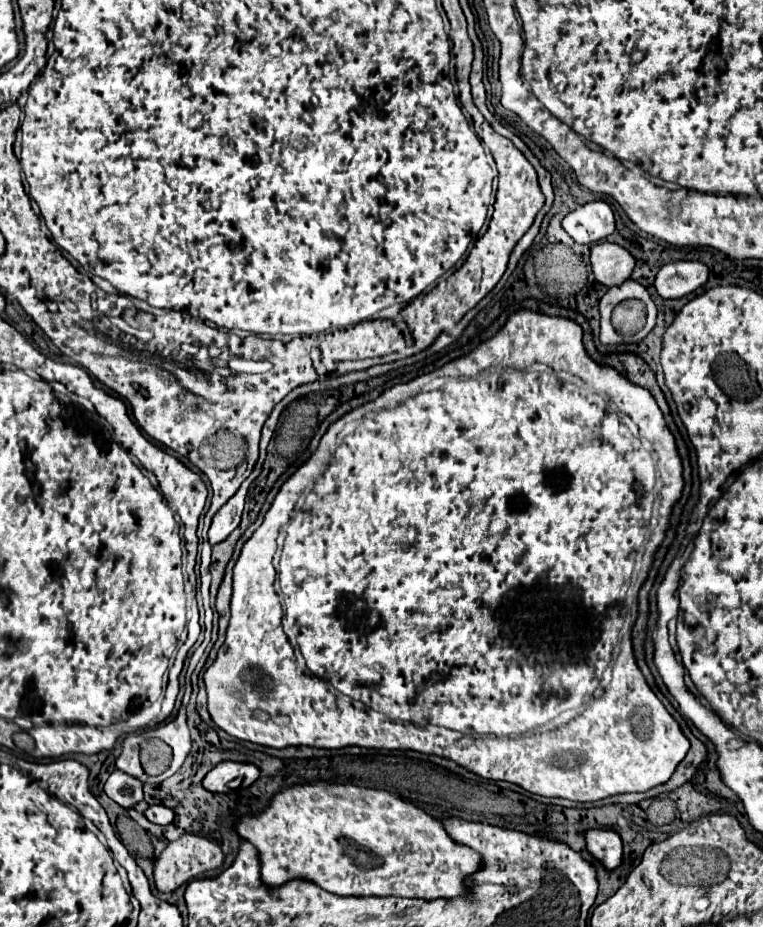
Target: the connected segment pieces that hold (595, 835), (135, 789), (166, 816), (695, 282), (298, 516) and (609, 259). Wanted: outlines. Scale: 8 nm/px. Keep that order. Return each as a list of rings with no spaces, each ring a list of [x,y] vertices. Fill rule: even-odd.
[[[594,828],[584,832],[588,852],[598,858],[606,868],[616,868],[622,858],[622,840],[614,830]]]
[[[114,770],[104,786],[104,792],[114,800],[118,802],[120,806],[124,808],[130,808],[134,804],[138,804],[142,798],[144,798],[144,792],[142,792],[142,782],[134,776],[128,776],[128,774],[122,774],[120,770]]]
[[[154,804],[154,806],[150,806],[150,808],[144,812],[144,816],[146,816],[150,822],[154,822],[154,824],[166,826],[166,824],[172,822],[174,812],[172,812],[168,806],[164,806],[164,804]]]
[[[670,262],[656,274],[654,288],[662,298],[682,298],[708,280],[708,268],[702,262]]]
[[[520,310],[508,318],[506,326],[492,340],[480,344],[464,358],[452,360],[450,364],[420,375],[410,382],[397,384],[376,400],[354,409],[334,422],[322,436],[320,446],[312,454],[312,458],[284,482],[270,510],[266,512],[262,526],[242,546],[240,558],[234,566],[234,594],[230,602],[232,618],[228,624],[226,640],[218,650],[218,660],[204,674],[204,682],[208,688],[208,712],[214,724],[238,740],[248,740],[268,748],[366,746],[384,750],[418,750],[422,754],[448,758],[482,778],[518,782],[518,786],[532,794],[556,796],[572,802],[596,802],[624,792],[646,792],[658,784],[664,784],[672,776],[680,760],[686,756],[690,742],[682,734],[678,722],[666,712],[664,704],[646,684],[642,672],[636,666],[636,660],[618,658],[618,654],[624,630],[628,630],[632,642],[632,626],[622,626],[622,622],[626,610],[624,596],[630,586],[636,552],[642,548],[642,544],[643,555],[645,550],[652,552],[658,548],[668,526],[670,510],[682,494],[682,462],[676,450],[674,436],[668,430],[662,410],[650,392],[634,386],[632,382],[626,382],[626,378],[622,378],[612,368],[610,376],[600,376],[600,368],[608,366],[598,366],[588,358],[582,344],[582,328],[576,322]],[[657,470],[664,482],[660,490],[658,528],[650,534],[648,542],[644,543],[654,504],[652,490]],[[296,500],[304,500],[300,510],[294,508]],[[626,506],[628,510],[632,510],[624,516]],[[280,530],[285,532],[286,538],[282,558],[276,569],[272,566],[272,556],[277,551],[276,538]],[[282,608],[283,616],[285,615],[296,636],[296,647],[283,630]],[[328,682],[342,694],[334,694],[334,688]],[[348,696],[366,702],[370,708],[384,712],[392,720],[382,718],[374,710],[356,708]]]
[[[612,242],[596,244],[590,254],[590,264],[596,276],[596,282],[608,288],[620,286],[624,280],[630,278],[634,270],[632,254]]]

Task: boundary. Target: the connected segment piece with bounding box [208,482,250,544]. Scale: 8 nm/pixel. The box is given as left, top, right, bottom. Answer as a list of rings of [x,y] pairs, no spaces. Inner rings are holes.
[[[244,482],[240,486],[240,490],[212,518],[212,526],[208,530],[210,544],[222,542],[240,524],[240,516],[242,516],[242,508],[244,508],[244,498],[246,498],[248,486],[250,486],[250,482]]]

